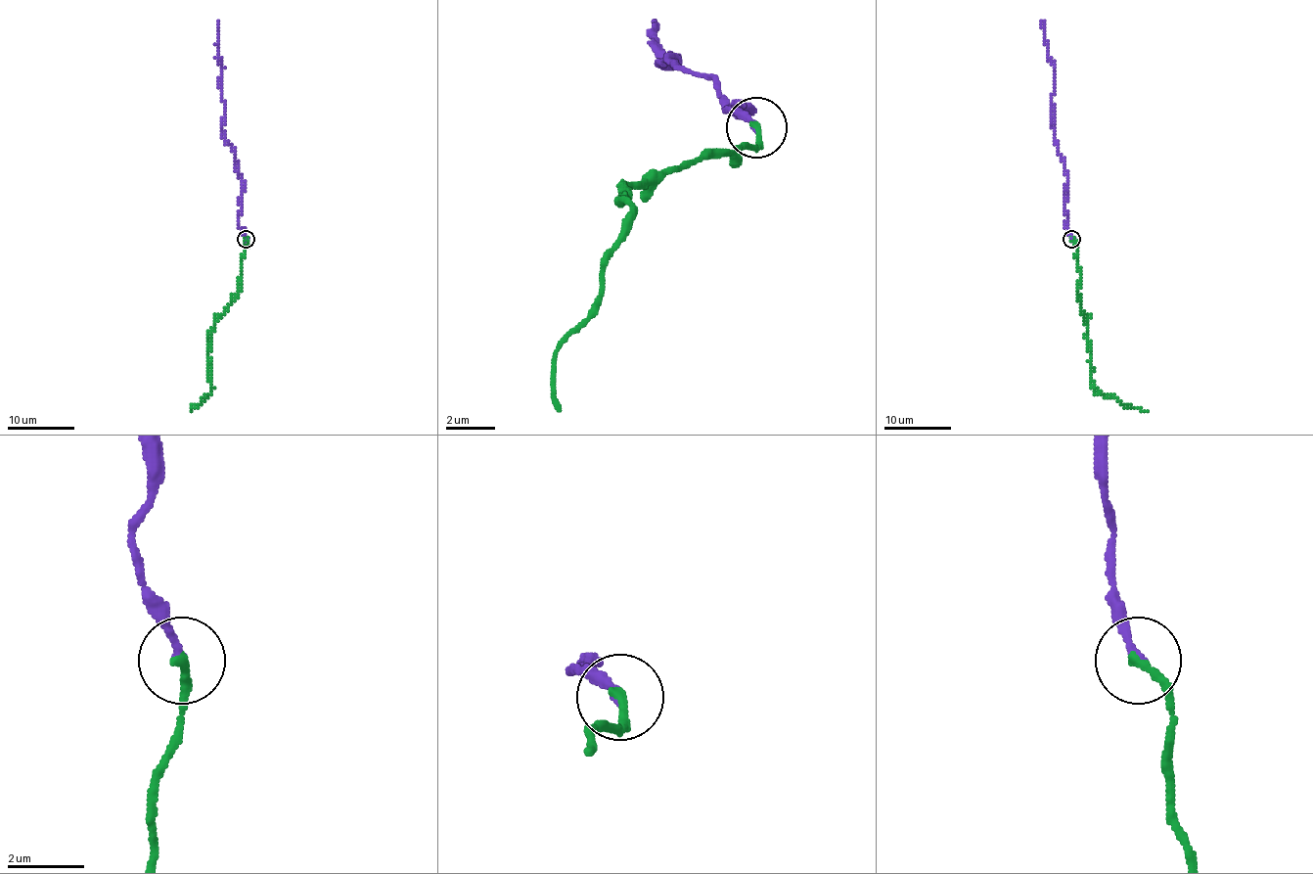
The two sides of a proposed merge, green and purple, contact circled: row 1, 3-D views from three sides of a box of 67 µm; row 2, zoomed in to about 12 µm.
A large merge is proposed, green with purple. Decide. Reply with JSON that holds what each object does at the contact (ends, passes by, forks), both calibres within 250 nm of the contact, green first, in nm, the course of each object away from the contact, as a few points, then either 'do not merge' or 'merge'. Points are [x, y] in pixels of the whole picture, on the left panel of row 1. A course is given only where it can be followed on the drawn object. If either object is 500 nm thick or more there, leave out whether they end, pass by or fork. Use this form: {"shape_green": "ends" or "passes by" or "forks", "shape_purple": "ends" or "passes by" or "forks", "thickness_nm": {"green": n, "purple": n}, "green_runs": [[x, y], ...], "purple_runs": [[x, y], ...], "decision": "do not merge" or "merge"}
{"shape_green": "ends", "shape_purple": "ends", "thickness_nm": {"green": 240, "purple": 200}, "green_runs": [[246, 239], [239, 296], [210, 334], [208, 381], [212, 387], [197, 405], [191, 407], [192, 410]], "purple_runs": [[246, 239], [237, 218], [241, 176], [234, 148], [222, 128], [219, 20]], "decision": "merge"}

